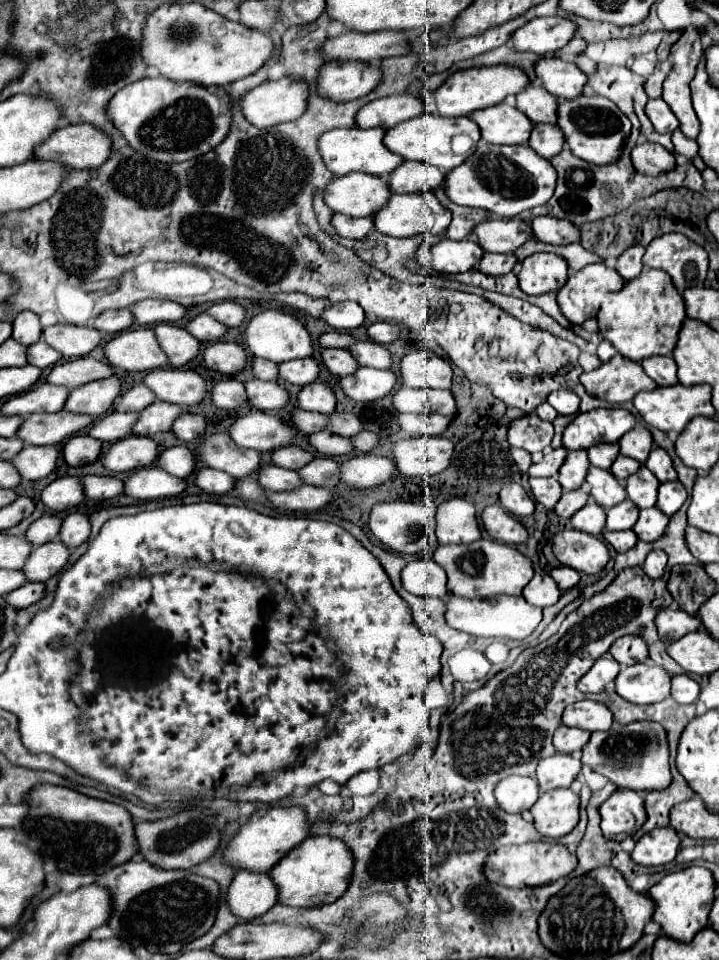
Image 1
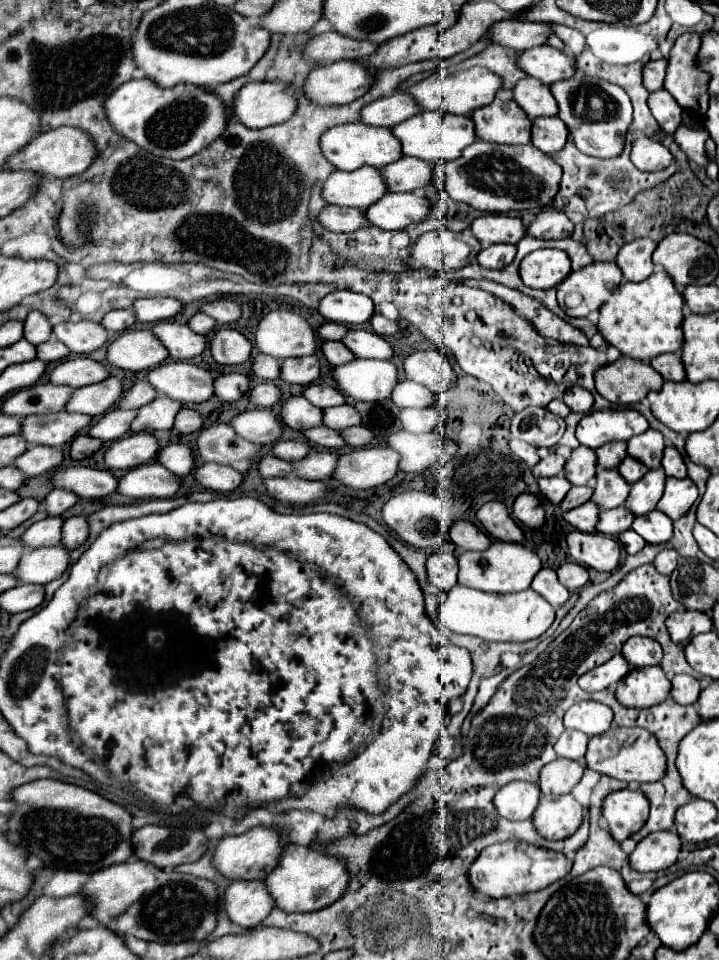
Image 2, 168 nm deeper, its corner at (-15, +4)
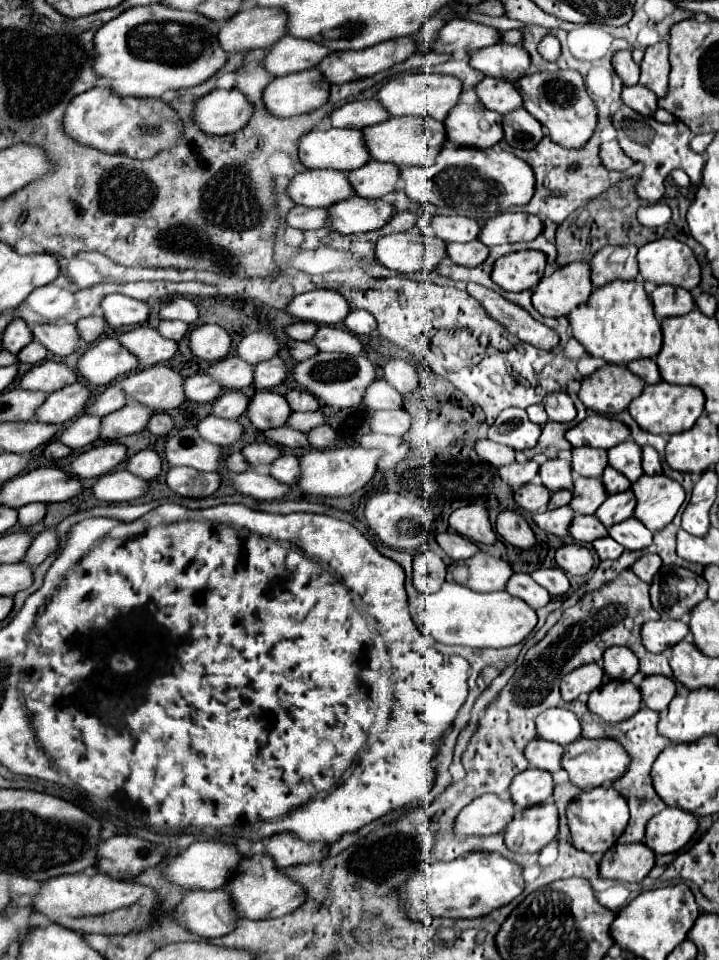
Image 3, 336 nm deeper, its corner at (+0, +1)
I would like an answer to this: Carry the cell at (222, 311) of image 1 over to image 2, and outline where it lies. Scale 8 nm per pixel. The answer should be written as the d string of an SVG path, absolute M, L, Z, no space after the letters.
M215 299L211 303L203 303L199 311L213 317L219 325L233 323L241 317L241 307L235 301L229 301L229 299Z

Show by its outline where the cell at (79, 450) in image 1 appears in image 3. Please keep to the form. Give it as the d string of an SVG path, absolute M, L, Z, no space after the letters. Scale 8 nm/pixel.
M54 440L54 442L50 442L50 444L46 446L44 456L50 458L50 460L60 460L60 458L66 458L70 452L72 452L72 450L70 450L66 444L60 444L58 440Z

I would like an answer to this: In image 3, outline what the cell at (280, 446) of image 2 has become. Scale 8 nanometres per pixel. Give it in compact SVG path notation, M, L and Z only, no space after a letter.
M254 442L254 444L244 446L242 454L246 456L246 460L252 466L258 466L258 464L272 464L272 460L276 460L276 456L282 456L282 450L268 442Z

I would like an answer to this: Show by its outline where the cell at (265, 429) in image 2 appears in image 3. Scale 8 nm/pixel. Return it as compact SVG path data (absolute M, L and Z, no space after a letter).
M206 416L198 424L198 432L204 440L218 446L232 446L244 436L244 426L240 420L220 420L218 416Z

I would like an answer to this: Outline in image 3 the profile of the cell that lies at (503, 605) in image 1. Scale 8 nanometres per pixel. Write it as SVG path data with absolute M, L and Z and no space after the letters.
M444 582L436 594L426 596L422 630L440 644L462 644L472 648L508 648L520 644L536 626L536 612L506 590L480 594L460 584Z

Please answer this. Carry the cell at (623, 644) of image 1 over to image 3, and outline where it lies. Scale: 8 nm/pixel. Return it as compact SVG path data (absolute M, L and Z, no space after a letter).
M612 646L604 652L604 672L612 680L630 680L638 672L636 654L624 646Z

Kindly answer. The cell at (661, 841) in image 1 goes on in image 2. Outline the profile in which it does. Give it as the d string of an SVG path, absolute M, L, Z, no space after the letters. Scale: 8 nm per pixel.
M673 831L649 833L637 843L635 851L629 855L629 865L639 873L663 871L677 861L679 849L681 841L675 837Z

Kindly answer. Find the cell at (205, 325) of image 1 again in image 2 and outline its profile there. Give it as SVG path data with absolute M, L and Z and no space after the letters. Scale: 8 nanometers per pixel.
M195 313L191 319L189 319L189 323L187 323L195 333L199 333L199 335L209 335L213 329L215 329L215 321L211 319L211 317L207 317L207 315L203 315L203 313Z

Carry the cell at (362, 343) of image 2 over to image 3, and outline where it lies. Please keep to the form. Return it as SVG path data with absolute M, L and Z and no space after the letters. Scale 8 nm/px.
M320 326L312 342L320 348L320 352L344 352L350 356L362 354L360 340L352 332L336 326Z

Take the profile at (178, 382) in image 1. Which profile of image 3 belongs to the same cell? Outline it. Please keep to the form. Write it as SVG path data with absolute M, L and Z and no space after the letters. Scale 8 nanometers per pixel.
M166 364L136 370L122 380L124 394L150 410L172 410L186 402L184 376Z

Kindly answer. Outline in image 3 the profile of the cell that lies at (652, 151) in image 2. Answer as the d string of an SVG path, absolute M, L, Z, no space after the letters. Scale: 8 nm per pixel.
M604 142L600 146L600 158L608 170L618 170L618 172L622 172L634 164L634 160L630 156L624 156L624 150L616 142Z

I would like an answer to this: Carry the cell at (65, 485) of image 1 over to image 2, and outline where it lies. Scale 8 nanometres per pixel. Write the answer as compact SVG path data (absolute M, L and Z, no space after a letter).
M53 489L43 501L41 501L41 511L47 513L47 517L59 517L63 515L69 507L73 507L77 503L79 497L75 497L73 493L67 493L63 489Z

